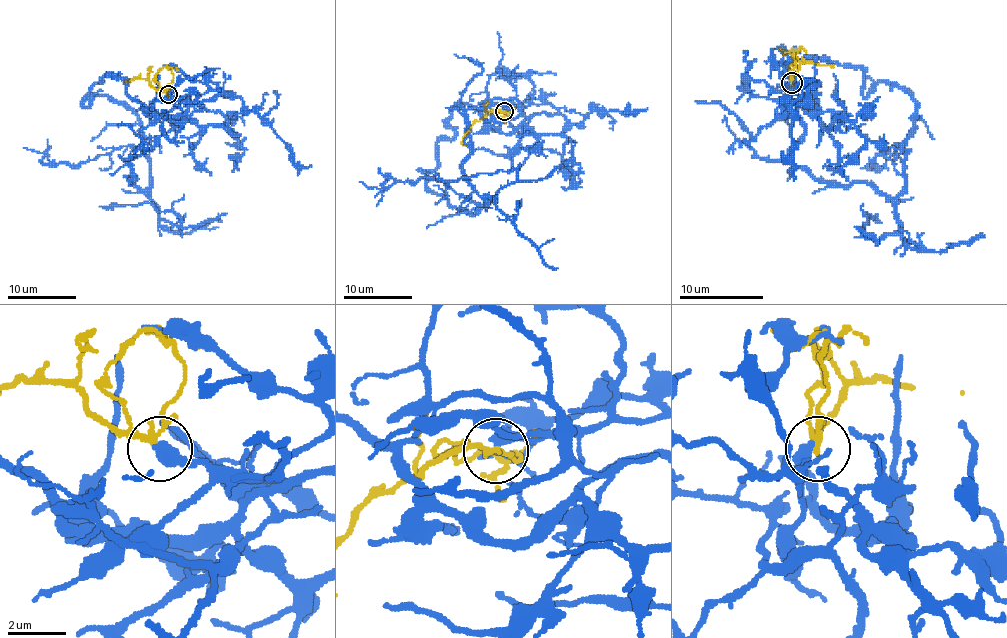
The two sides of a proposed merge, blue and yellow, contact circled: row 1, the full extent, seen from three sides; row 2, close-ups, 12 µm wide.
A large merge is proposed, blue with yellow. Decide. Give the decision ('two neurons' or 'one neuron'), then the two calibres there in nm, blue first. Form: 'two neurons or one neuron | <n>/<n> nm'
two neurons | 480/180 nm

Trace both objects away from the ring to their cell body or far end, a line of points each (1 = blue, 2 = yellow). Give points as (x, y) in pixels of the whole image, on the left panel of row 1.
1: (168, 94), (180, 101), (168, 120), (183, 120), (130, 160), (142, 189), (139, 147), (78, 165), (23, 147)
2: (168, 94), (140, 79), (127, 80), (130, 82)

